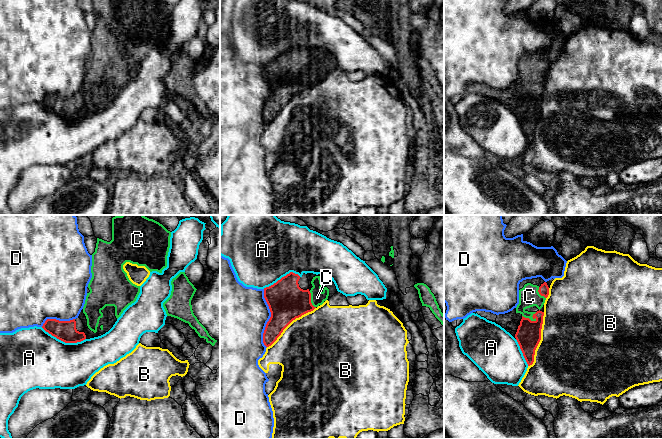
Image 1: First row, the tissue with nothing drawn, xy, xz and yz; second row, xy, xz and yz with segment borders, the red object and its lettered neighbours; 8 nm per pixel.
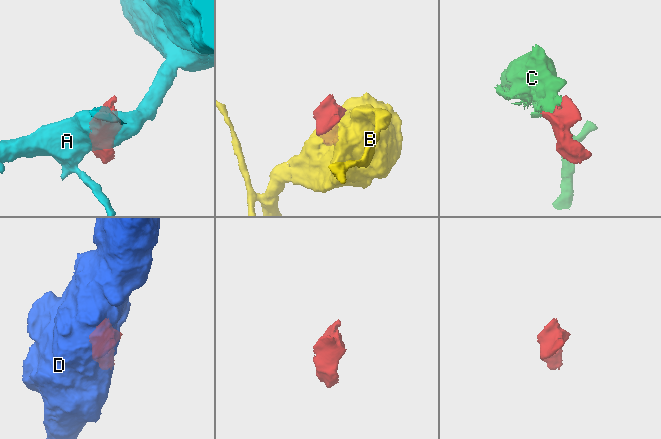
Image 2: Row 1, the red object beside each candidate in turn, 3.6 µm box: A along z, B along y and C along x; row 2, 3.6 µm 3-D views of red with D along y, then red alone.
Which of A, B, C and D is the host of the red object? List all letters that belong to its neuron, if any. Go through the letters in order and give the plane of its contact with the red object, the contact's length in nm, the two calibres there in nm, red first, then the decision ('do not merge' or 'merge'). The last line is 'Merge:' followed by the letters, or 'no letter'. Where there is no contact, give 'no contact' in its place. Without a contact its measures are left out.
A: contact in xy; length 380 nm; calibres 170 and 440 nm; do not merge
B: contact in yz; length 460 nm; calibres 200 and 500 nm; do not merge
C: contact in yz; length 130 nm; calibres 200 and 160 nm; merge
D: contact in xz; length 480 nm; calibres 300 and 460 nm; do not merge
Merge: C

